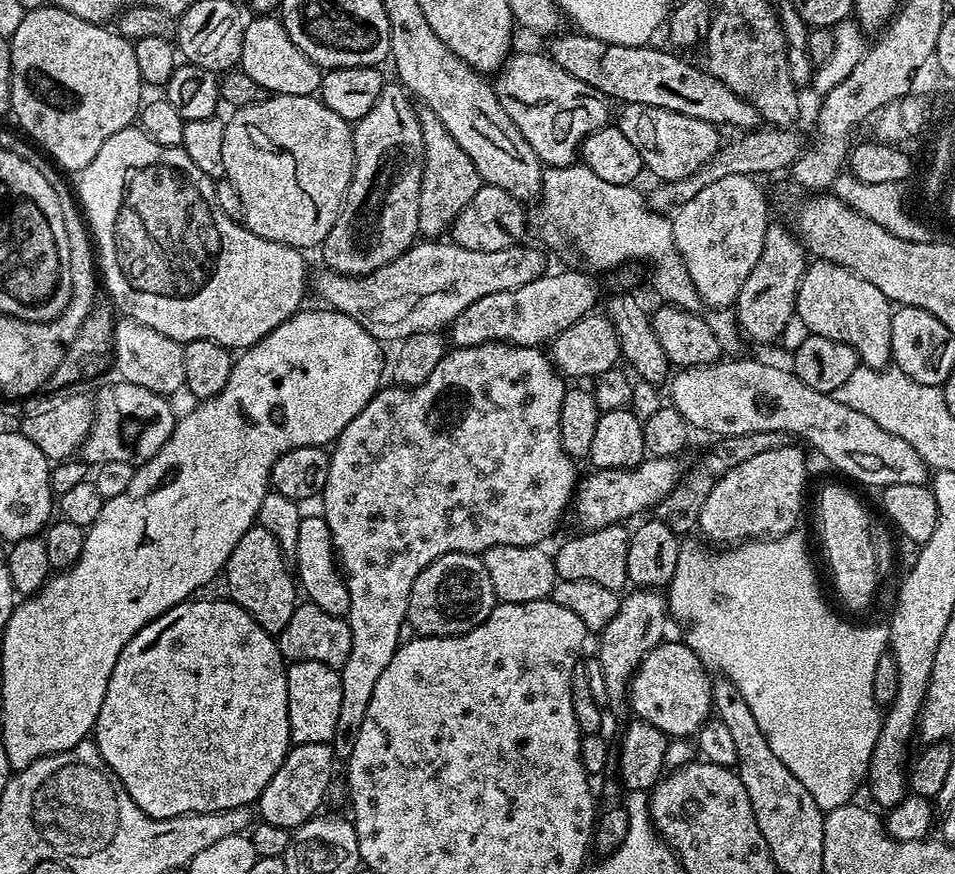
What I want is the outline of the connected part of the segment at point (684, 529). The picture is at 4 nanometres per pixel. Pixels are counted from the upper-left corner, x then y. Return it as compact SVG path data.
M747 432L744 435L723 437L712 450L708 451L702 458L698 459L690 468L683 473L681 480L670 492L656 505L655 517L679 536L686 536L686 533L697 529L699 516L702 507L712 488L728 470L739 466L740 463L754 457L757 454L766 454L766 450L778 450L790 442L789 437L782 432Z

